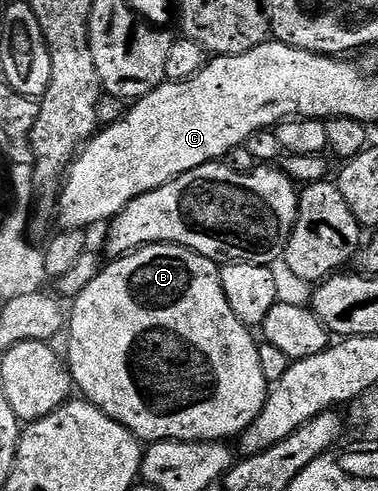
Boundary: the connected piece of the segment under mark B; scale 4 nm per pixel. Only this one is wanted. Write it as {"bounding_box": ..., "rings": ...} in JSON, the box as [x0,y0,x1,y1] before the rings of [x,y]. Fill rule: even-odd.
{"bounding_box":[65,245,269,443],"rings":[[[147,245],[143,249],[138,249],[135,253],[131,253],[128,257],[121,257],[112,260],[110,263],[104,264],[99,270],[97,279],[93,279],[93,283],[89,283],[89,287],[85,287],[85,291],[81,291],[81,295],[74,298],[72,309],[69,309],[69,328],[67,334],[67,356],[65,364],[71,374],[71,380],[74,388],[79,389],[84,398],[90,401],[92,405],[103,409],[105,415],[109,415],[117,423],[121,423],[134,437],[139,438],[143,443],[154,443],[157,441],[221,441],[230,442],[232,439],[238,438],[257,419],[257,415],[261,415],[261,411],[267,402],[267,394],[269,392],[269,384],[265,379],[265,374],[261,369],[261,355],[259,354],[260,342],[251,338],[252,330],[244,325],[242,321],[237,319],[237,315],[233,311],[233,307],[229,307],[229,299],[225,299],[225,291],[221,287],[221,279],[219,278],[220,266],[216,262],[210,261],[208,257],[203,257],[199,253],[194,253],[192,249],[187,249],[183,245]]]}

